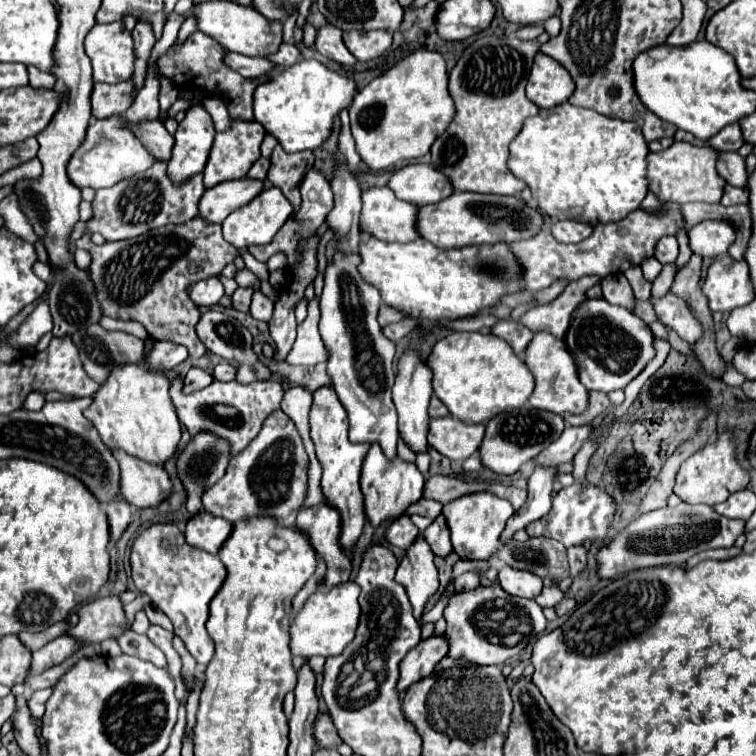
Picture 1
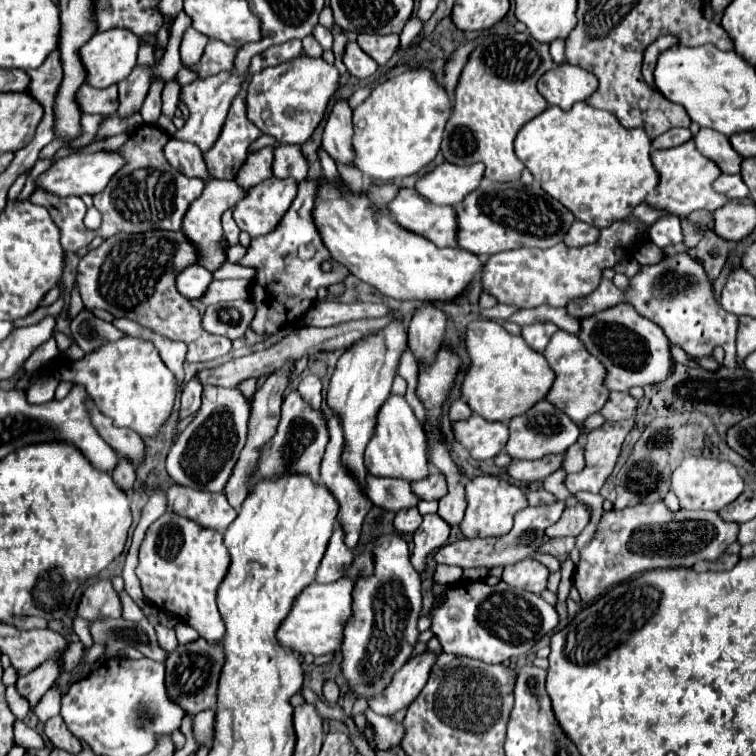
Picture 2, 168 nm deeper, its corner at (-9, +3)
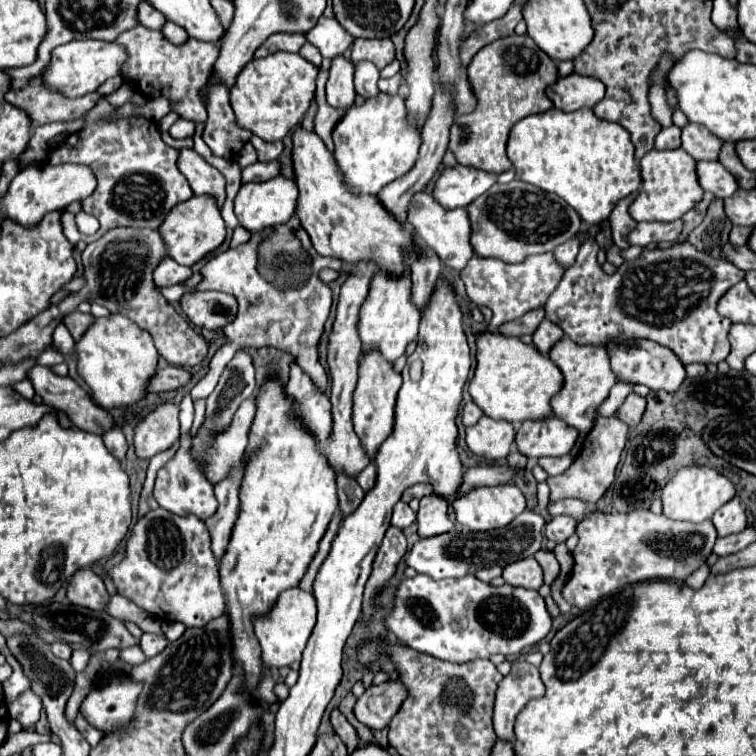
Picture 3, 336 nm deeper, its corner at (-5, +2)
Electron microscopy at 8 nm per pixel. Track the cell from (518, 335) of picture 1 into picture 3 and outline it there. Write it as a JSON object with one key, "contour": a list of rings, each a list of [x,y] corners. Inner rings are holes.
{"contour":[[[544,319],[532,337],[534,337],[534,345],[538,347],[538,351],[548,353],[552,349],[552,345],[564,337],[564,331],[560,331],[560,327],[556,327],[556,323]]]}

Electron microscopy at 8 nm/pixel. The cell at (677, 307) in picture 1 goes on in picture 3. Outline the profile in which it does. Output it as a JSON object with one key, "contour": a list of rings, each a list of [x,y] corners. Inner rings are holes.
{"contour":[[[586,239],[580,245],[576,263],[564,273],[556,291],[552,291],[548,303],[544,303],[544,311],[546,319],[556,323],[578,345],[608,347],[610,341],[624,345],[634,339],[652,339],[654,343],[672,349],[684,365],[720,363],[730,353],[728,331],[732,323],[716,311],[716,303],[730,287],[740,283],[744,275],[746,273],[742,269],[734,267],[722,257],[696,251],[696,247],[692,247],[688,241],[674,243],[668,249],[644,249],[638,259],[624,261],[612,275],[606,275],[596,263],[596,241]]]}

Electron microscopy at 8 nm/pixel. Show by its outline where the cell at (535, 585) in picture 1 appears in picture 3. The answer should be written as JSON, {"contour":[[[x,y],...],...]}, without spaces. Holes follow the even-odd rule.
{"contour":[[[534,557],[518,559],[516,563],[510,563],[508,567],[504,567],[502,577],[512,587],[538,589],[544,583],[542,581],[542,571],[540,571],[540,567],[538,567],[538,563],[536,563]]]}

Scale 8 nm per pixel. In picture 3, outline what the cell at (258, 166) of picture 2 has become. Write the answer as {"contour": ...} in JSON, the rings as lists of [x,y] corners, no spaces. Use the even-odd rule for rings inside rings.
{"contour":[[[252,135],[250,143],[254,145],[254,149],[256,149],[256,153],[258,153],[258,161],[274,161],[274,159],[282,153],[282,147],[284,147],[282,141],[266,143],[266,141],[262,141],[262,139],[256,137],[256,135]]]}

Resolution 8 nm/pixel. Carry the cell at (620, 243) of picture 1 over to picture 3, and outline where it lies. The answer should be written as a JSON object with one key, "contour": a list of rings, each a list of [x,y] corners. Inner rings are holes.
{"contour":[[[474,255],[470,263],[460,271],[460,279],[466,285],[466,295],[476,305],[486,305],[492,309],[492,319],[486,331],[494,333],[502,323],[518,319],[526,311],[544,307],[548,295],[556,289],[564,275],[564,269],[556,263],[554,255],[532,255],[532,259],[524,259],[524,263],[508,265],[500,263],[500,259],[484,259]]]}

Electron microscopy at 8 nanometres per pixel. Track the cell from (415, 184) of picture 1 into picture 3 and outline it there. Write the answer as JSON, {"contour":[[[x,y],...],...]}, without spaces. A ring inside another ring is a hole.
{"contour":[[[456,165],[448,167],[436,179],[434,197],[444,209],[468,207],[476,197],[488,191],[496,183],[496,175],[480,171],[476,167]]]}

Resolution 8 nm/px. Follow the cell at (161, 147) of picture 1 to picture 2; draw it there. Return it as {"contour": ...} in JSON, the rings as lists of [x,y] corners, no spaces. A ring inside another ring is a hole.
{"contour":[[[170,138],[168,144],[164,146],[164,156],[166,156],[168,164],[172,164],[176,170],[180,170],[186,176],[196,176],[196,178],[204,178],[204,180],[210,178],[202,152],[196,148],[196,144]]]}

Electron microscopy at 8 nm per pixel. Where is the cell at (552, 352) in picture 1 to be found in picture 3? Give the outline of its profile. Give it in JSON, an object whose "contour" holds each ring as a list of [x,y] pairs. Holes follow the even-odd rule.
{"contour":[[[564,337],[560,339],[552,351],[550,359],[558,365],[558,369],[564,375],[564,387],[562,391],[552,399],[552,409],[554,415],[566,421],[568,425],[576,427],[580,433],[588,433],[594,425],[594,417],[598,407],[604,403],[608,397],[610,389],[614,383],[618,383],[614,371],[610,369],[610,357],[604,347],[594,347],[594,345],[578,345],[572,343],[572,339]]]}

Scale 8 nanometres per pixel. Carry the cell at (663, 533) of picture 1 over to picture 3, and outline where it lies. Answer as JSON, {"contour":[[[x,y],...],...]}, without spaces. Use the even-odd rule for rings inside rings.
{"contour":[[[634,509],[630,513],[594,511],[576,529],[580,541],[574,555],[572,577],[562,589],[562,597],[580,611],[598,603],[600,597],[620,591],[630,583],[674,579],[684,581],[712,553],[716,527],[710,521],[688,523],[654,515],[650,509]]]}

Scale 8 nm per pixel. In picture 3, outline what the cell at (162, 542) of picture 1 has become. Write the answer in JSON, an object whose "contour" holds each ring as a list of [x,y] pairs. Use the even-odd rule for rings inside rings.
{"contour":[[[160,507],[148,511],[134,523],[126,541],[124,559],[108,575],[118,595],[154,617],[180,621],[186,627],[204,627],[226,609],[216,557],[210,551],[208,529],[194,515],[180,517]]]}

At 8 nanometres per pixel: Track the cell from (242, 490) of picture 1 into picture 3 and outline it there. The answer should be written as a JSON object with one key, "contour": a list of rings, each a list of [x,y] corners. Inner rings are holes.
{"contour":[[[298,363],[290,365],[290,379],[286,387],[288,395],[296,399],[298,417],[304,421],[310,433],[316,435],[318,443],[324,445],[332,431],[330,399],[312,383],[312,379],[308,379],[308,375],[304,375]]]}

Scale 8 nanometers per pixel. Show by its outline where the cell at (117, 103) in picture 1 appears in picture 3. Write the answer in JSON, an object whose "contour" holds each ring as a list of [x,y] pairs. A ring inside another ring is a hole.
{"contour":[[[30,85],[20,91],[8,91],[4,95],[4,101],[20,107],[24,113],[30,115],[32,129],[54,123],[54,121],[74,121],[84,117],[100,99],[100,95],[88,93],[78,99],[66,99],[60,93],[46,89],[44,85]]]}

